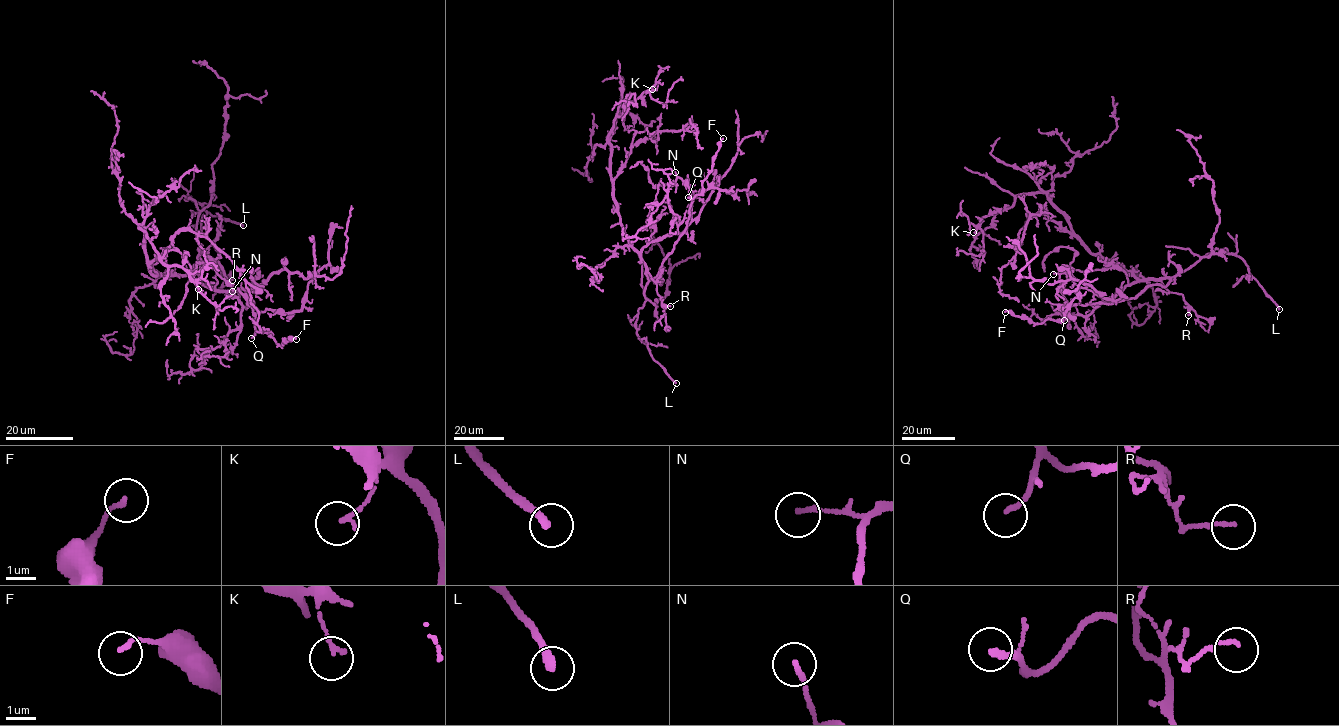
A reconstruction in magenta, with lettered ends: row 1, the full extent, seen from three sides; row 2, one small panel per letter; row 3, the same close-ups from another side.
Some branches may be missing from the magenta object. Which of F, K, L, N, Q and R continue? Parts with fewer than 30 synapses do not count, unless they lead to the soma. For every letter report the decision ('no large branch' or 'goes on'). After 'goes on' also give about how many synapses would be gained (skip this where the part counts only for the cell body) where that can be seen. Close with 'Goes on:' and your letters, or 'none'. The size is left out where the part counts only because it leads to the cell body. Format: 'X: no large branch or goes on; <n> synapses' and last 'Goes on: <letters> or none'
F: no large branch
K: no large branch
L: goes on
N: no large branch
Q: goes on; 35 synapses
R: no large branch
Goes on: L, Q

